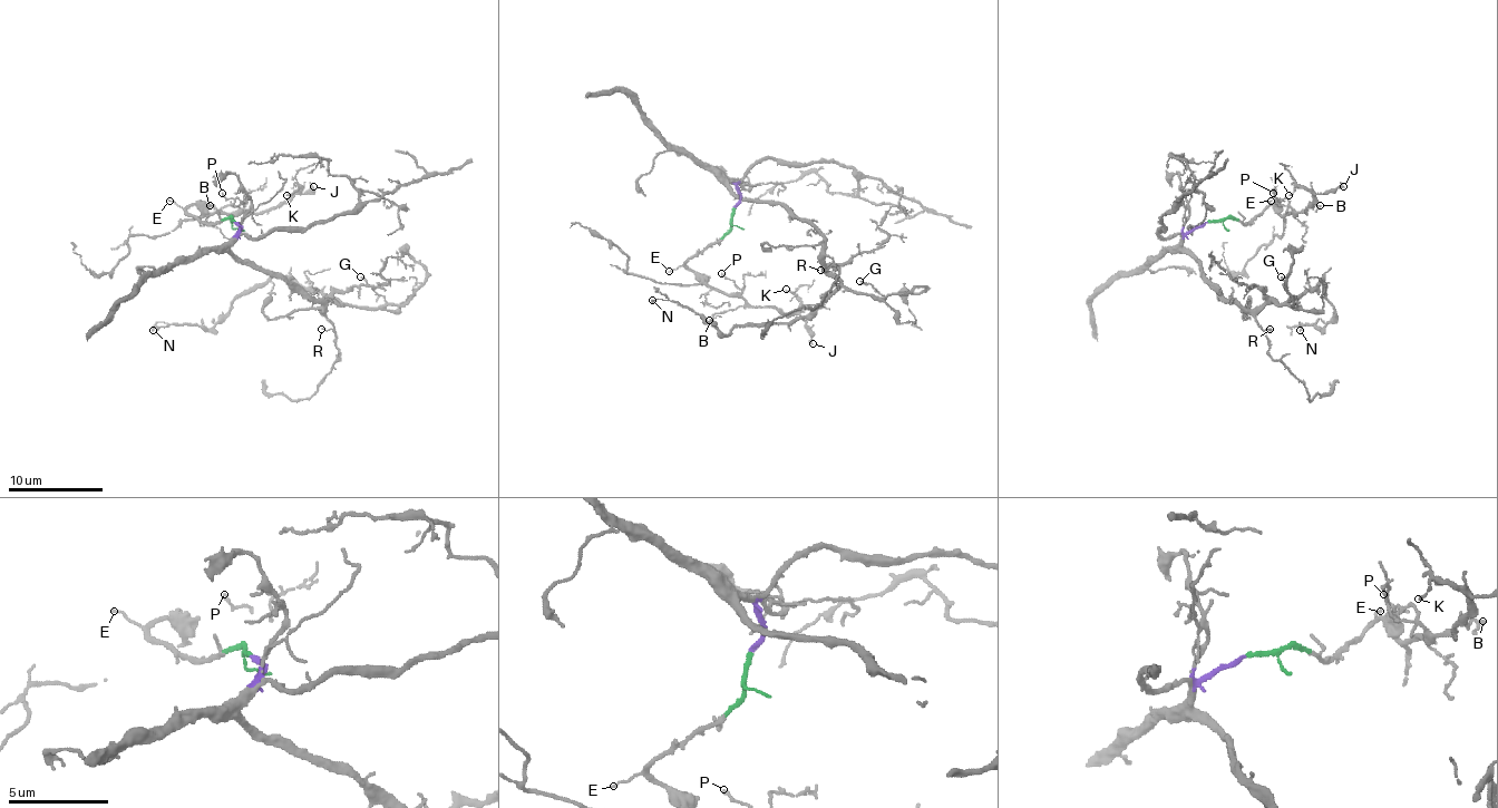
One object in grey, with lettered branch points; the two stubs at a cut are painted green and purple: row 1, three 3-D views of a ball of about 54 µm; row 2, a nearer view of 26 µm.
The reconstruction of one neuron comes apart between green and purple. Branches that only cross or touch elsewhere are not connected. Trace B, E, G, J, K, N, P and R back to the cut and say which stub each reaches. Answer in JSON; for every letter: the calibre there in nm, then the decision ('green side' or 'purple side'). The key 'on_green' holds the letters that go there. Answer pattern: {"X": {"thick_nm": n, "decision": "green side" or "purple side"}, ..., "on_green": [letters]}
{"B": {"thick_nm": 160, "decision": "green side"}, "E": {"thick_nm": 100, "decision": "green side"}, "G": {"thick_nm": 130, "decision": "purple side"}, "J": {"thick_nm": 180, "decision": "green side"}, "K": {"thick_nm": 110, "decision": "green side"}, "N": {"thick_nm": 140, "decision": "purple side"}, "P": {"thick_nm": 130, "decision": "green side"}, "R": {"thick_nm": 110, "decision": "purple side"}, "on_green": ["B", "E", "J", "K", "P"]}

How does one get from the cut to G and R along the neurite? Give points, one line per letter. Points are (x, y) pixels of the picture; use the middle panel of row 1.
G: (732, 207), (735, 183), (740, 197), (780, 202), (823, 237), (823, 264), (846, 288), (884, 297), (861, 280)
R: (732, 207), (740, 200), (735, 183), (728, 185), (740, 197), (780, 202), (823, 237), (833, 264), (820, 271)

